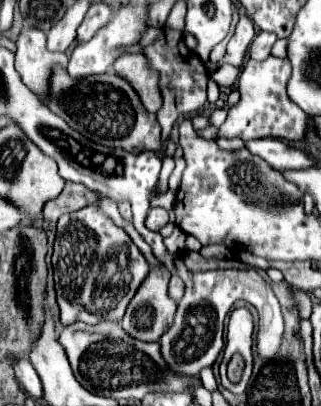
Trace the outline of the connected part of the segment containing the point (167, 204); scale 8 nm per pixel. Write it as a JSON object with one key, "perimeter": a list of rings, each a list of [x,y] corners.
{"perimeter":[[[168,189],[165,193],[153,197],[150,201],[150,209],[159,206],[169,211],[173,208],[176,199],[176,194],[176,191]]]}

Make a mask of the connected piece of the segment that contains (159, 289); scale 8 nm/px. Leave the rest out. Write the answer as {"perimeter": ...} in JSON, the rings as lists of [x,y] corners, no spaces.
{"perimeter":[[[155,265],[151,267],[149,277],[145,277],[145,281],[141,283],[137,297],[133,297],[133,301],[129,303],[129,309],[125,311],[121,325],[131,337],[137,337],[141,341],[159,341],[163,331],[173,323],[175,309],[177,309],[177,301],[169,297],[169,271]]]}

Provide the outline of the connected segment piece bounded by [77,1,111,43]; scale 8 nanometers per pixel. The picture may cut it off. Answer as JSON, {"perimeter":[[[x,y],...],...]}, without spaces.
{"perimeter":[[[95,1],[89,7],[83,23],[77,29],[77,41],[79,43],[81,41],[89,41],[103,25],[109,23],[109,19],[111,19],[111,7],[107,3],[103,3],[103,1]]]}

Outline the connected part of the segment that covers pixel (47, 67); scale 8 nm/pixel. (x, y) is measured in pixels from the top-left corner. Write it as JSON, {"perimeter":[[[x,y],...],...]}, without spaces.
{"perimeter":[[[25,27],[15,41],[15,69],[21,75],[23,83],[39,97],[45,99],[49,95],[47,81],[53,65],[67,65],[65,53],[53,53],[45,45],[45,33],[41,29]]]}

